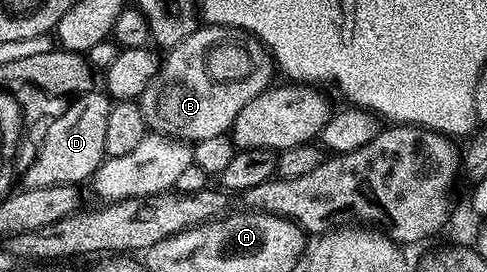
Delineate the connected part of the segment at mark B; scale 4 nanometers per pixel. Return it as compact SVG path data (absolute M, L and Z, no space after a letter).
M204 24L193 35L189 35L189 39L166 50L154 79L145 87L141 104L148 130L188 143L213 139L213 135L224 135L230 130L237 115L241 115L241 107L253 103L257 95L272 88L271 69L273 73L271 54L250 33L227 29L224 25Z

